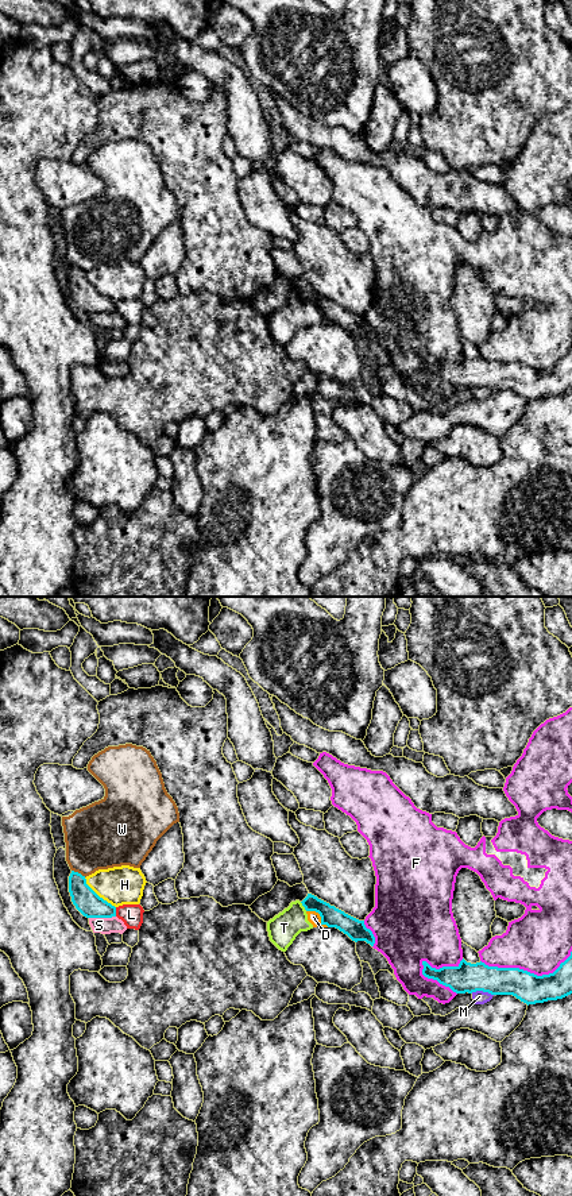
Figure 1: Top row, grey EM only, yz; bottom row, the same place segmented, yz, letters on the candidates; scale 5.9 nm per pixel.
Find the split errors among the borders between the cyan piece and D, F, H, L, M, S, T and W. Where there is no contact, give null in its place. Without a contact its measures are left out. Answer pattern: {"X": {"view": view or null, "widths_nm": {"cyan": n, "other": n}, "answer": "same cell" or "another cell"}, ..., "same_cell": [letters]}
{"D": {"view": "yz", "widths_nm": {"cyan": 120, "other": 70}, "answer": "another cell"}, "F": {"view": "yz", "widths_nm": {"cyan": 180, "other": 360}, "answer": "another cell"}, "H": {"view": "yz", "widths_nm": {"cyan": 150, "other": 220}, "answer": "another cell"}, "L": {"view": "yz", "widths_nm": {"cyan": 150, "other": 130}, "answer": "another cell"}, "M": {"view": "yz", "widths_nm": {"cyan": 180, "other": 80}, "answer": "another cell"}, "S": {"view": "yz", "widths_nm": {"cyan": 150, "other": 100}, "answer": "another cell"}, "T": {"view": "yz", "widths_nm": {"cyan": 120, "other": 180}, "answer": "another cell"}, "W": {"view": "yz", "widths_nm": {"cyan": 150, "other": 380}, "answer": "another cell"}, "same_cell": []}

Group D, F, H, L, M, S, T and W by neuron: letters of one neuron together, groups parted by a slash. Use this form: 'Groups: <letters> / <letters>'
Groups: D T / F / H / L / M / S / W

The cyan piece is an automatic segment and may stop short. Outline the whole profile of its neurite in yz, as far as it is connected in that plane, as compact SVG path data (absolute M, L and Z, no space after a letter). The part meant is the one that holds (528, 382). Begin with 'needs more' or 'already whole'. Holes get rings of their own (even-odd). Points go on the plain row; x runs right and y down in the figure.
already whole; M572 347L560 362L549 370L537 371L519 363L471 359L464 354L457 362L432 363L422 356L422 370L449 382L456 389L476 386L491 390L513 390L529 400L563 394L572 389Z

